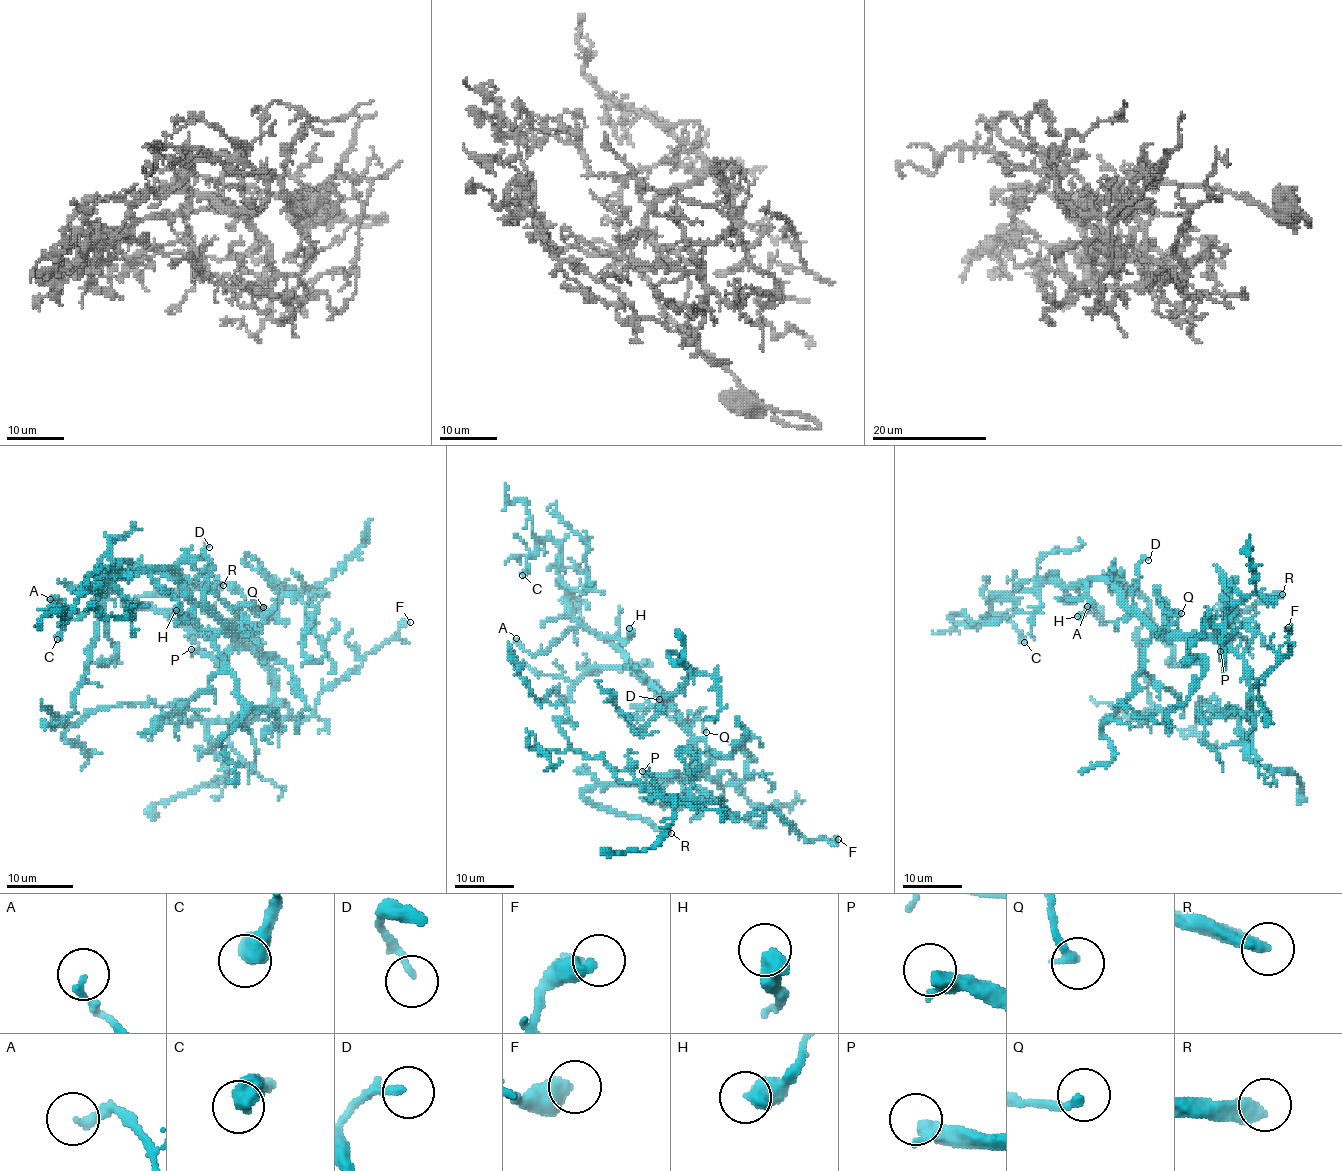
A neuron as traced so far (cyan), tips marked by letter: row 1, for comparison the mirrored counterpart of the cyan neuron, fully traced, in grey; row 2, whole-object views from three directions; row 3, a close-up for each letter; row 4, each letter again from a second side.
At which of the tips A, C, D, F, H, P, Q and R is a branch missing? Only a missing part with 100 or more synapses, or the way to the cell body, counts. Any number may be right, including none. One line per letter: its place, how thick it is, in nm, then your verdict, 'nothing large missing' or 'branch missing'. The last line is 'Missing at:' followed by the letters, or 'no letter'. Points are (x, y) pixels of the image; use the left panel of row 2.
A: (50, 599) | 200 nm | nothing large missing
C: (57, 639) | 650 nm | nothing large missing
D: (209, 547) | 120 nm | nothing large missing
F: (410, 622) | 500 nm | nothing large missing
H: (176, 610) | 600 nm | nothing large missing
P: (191, 649) | 440 nm | branch missing
Q: (263, 607) | 260 nm | nothing large missing
R: (223, 585) | 440 nm | branch missing
Missing at: P, R

